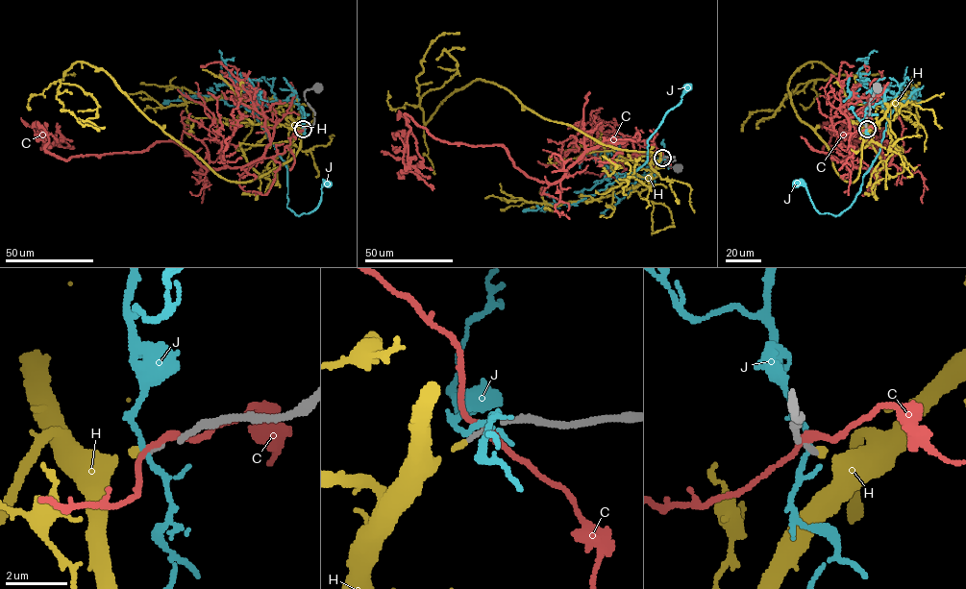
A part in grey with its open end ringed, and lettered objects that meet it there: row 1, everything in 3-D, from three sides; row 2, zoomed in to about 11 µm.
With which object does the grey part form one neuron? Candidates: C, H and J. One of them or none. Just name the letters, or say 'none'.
H

